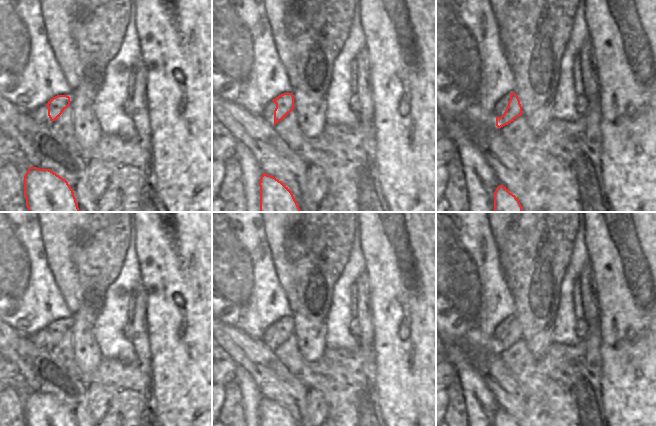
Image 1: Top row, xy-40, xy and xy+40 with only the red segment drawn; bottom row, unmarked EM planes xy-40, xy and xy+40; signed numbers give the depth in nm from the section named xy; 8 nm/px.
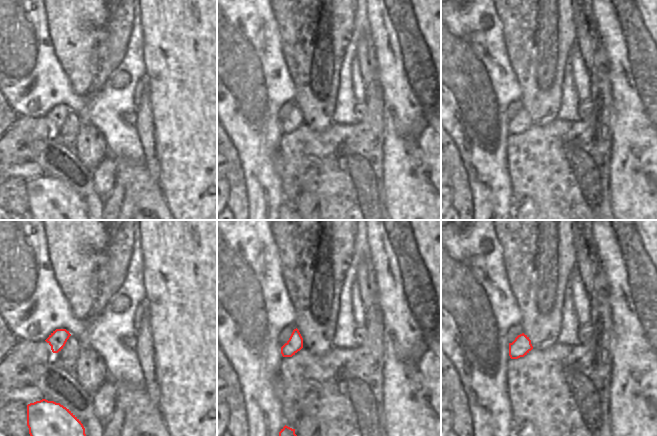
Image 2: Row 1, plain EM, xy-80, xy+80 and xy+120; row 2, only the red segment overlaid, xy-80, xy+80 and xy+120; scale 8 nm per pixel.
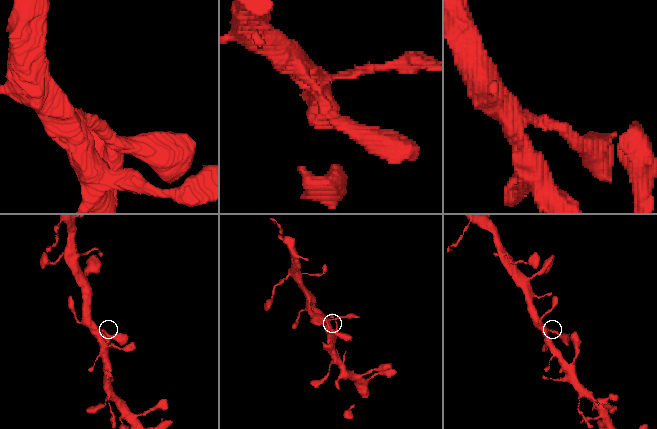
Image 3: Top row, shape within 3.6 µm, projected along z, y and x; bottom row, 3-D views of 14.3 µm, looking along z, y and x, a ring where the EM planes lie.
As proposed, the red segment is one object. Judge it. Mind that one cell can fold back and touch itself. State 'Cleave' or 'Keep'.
Keep

